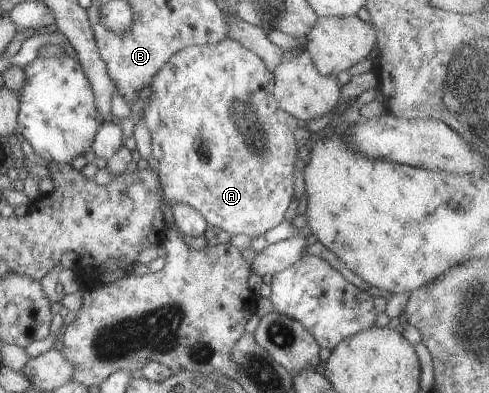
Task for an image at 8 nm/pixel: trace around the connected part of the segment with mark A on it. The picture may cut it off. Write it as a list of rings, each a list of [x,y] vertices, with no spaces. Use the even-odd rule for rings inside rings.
[[[222,38],[216,44],[194,45],[178,50],[176,54],[172,54],[172,58],[168,58],[164,62],[164,66],[154,74],[152,84],[150,86],[150,96],[138,106],[141,121],[144,122],[148,132],[150,132],[151,150],[153,156],[158,162],[158,179],[160,180],[161,190],[163,191],[164,200],[170,206],[174,204],[186,204],[190,208],[194,208],[207,226],[219,228],[227,232],[230,237],[232,235],[242,234],[250,238],[256,239],[268,230],[277,226],[284,217],[286,208],[290,205],[293,198],[293,181],[295,168],[295,153],[299,147],[299,143],[295,138],[295,132],[298,124],[288,112],[284,112],[278,105],[273,96],[274,78],[273,72],[267,70],[264,62],[246,49],[240,42],[230,38]]]

